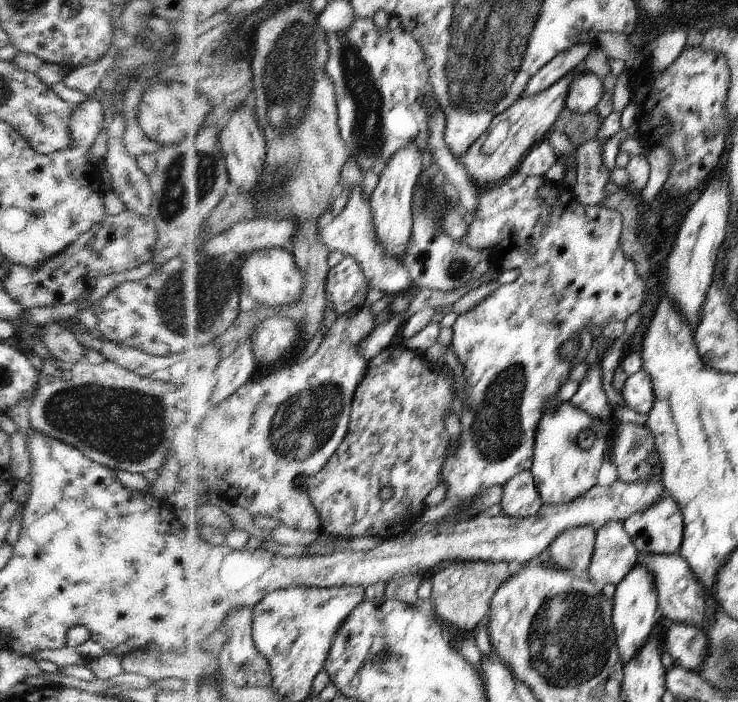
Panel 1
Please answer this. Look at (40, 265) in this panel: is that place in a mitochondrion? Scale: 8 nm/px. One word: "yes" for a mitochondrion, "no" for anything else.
no

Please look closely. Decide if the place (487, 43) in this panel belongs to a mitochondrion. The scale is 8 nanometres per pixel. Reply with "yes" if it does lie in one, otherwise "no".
yes

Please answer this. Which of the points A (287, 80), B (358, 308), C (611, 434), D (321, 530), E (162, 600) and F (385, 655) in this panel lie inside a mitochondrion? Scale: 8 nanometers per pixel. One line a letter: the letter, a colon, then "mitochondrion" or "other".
A: mitochondrion
B: other
C: other
D: other
E: mitochondrion
F: mitochondrion

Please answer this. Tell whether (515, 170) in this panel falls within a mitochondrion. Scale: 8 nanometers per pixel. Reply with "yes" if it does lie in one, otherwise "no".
no

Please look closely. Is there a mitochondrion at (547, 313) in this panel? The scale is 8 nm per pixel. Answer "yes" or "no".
no

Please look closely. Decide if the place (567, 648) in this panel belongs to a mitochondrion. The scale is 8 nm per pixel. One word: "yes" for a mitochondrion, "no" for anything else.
yes

